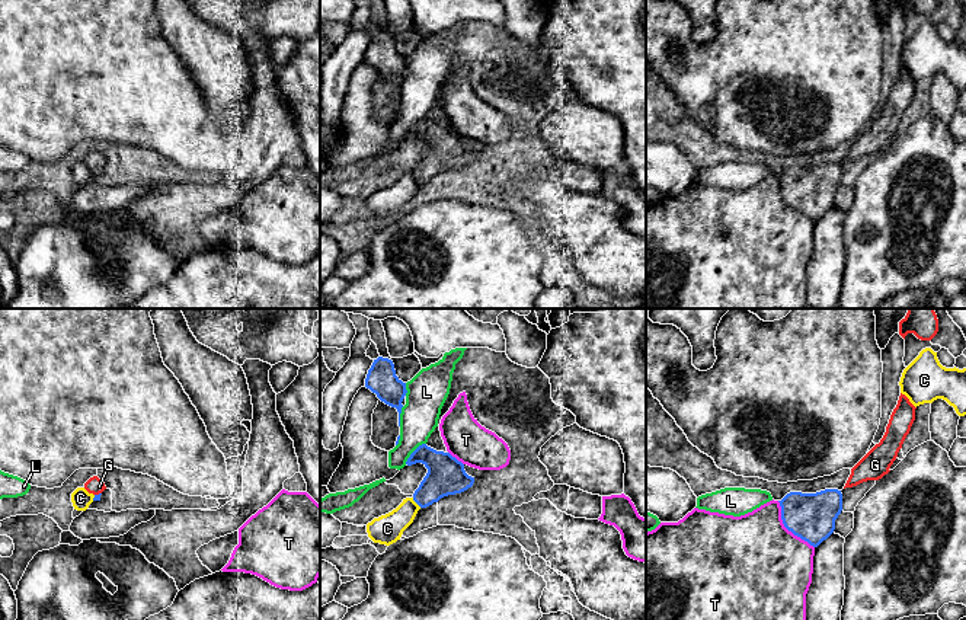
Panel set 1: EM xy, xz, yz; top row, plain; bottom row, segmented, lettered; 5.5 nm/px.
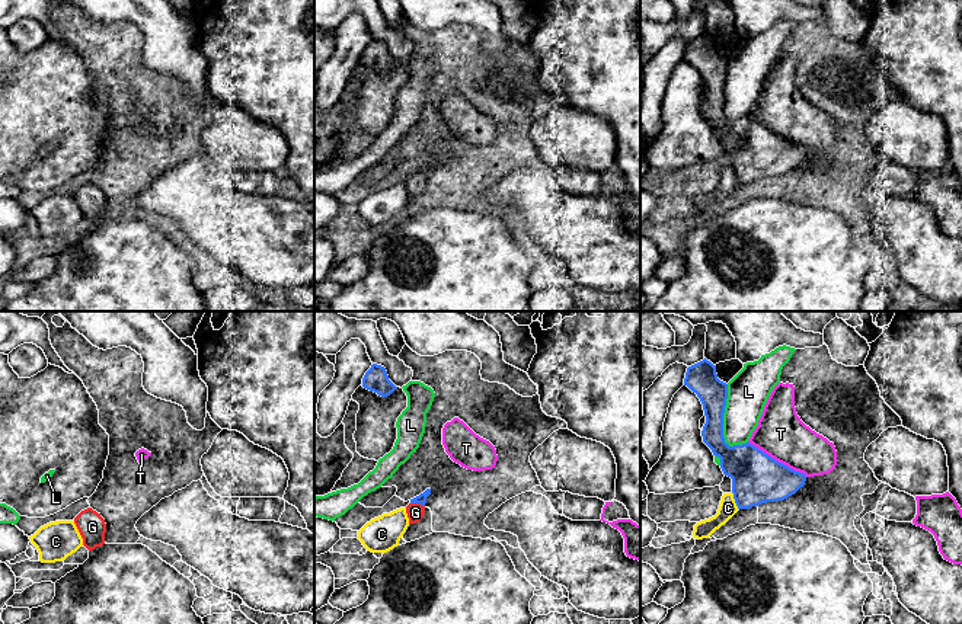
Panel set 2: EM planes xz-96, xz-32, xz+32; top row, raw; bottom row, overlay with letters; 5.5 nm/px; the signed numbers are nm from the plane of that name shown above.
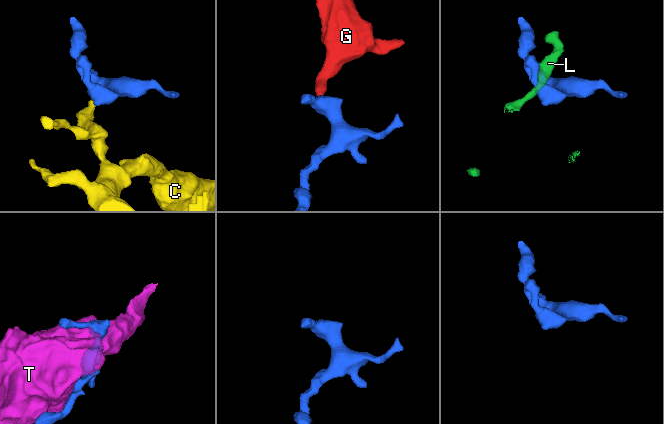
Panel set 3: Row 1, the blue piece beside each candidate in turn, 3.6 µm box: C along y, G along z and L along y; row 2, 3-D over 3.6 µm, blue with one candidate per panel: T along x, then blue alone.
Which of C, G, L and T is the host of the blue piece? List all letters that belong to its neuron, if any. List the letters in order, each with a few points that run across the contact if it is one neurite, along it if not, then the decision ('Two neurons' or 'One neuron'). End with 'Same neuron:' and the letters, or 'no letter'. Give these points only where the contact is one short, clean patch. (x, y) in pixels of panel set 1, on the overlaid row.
C: Line: xz (412, 498), (421, 507). Two neurons
G: Line: xy (96, 497), (99, 494), (95, 485). One neuron
L: Line: xz (425, 443), (405, 463). Two neurons
T: Two neurons
Same neuron: G

